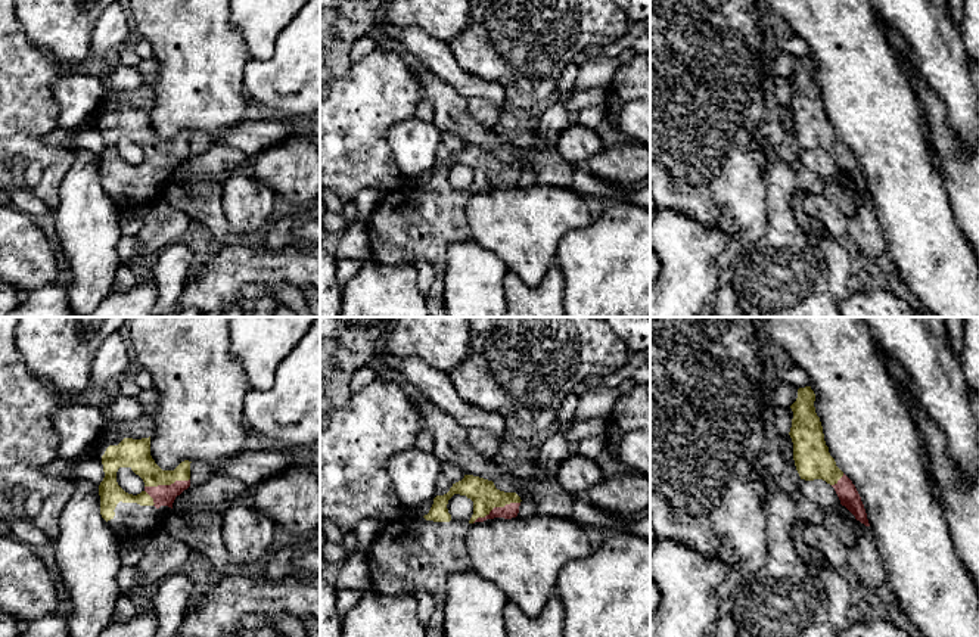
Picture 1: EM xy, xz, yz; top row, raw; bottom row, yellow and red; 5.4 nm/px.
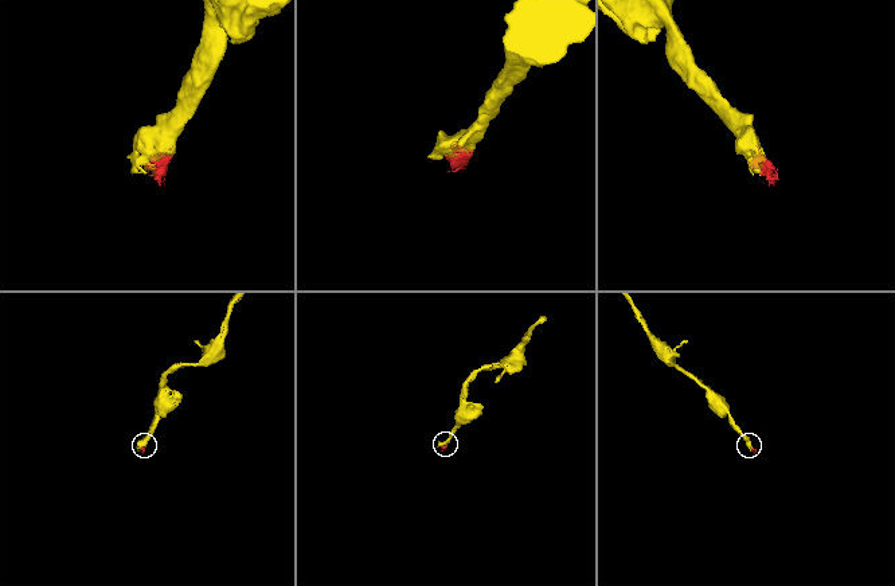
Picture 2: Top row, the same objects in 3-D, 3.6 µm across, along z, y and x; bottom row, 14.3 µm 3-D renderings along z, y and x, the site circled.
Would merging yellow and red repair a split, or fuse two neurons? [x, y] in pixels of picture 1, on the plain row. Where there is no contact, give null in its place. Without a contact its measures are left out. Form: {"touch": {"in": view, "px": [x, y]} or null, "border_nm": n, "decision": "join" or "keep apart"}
{"touch": {"in": "xz", "px": [496, 176]}, "border_nm": 280, "decision": "join"}

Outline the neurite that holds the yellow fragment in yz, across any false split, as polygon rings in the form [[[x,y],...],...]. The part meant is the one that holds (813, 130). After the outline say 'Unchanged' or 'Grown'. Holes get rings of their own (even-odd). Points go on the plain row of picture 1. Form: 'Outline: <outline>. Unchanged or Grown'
Outline: [[[811,56],[799,58],[798,68],[790,75],[793,81],[790,108],[793,112],[793,130],[801,149],[823,149],[830,153],[840,174],[857,190],[870,196],[861,167],[852,150],[836,136],[824,111],[823,96],[814,77],[815,63]]]. Grown

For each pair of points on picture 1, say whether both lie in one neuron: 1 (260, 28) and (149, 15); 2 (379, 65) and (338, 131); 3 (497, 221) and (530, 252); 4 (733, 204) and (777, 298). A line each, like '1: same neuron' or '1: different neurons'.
1: different neurons
2: same neuron
3: same neuron
4: different neurons

